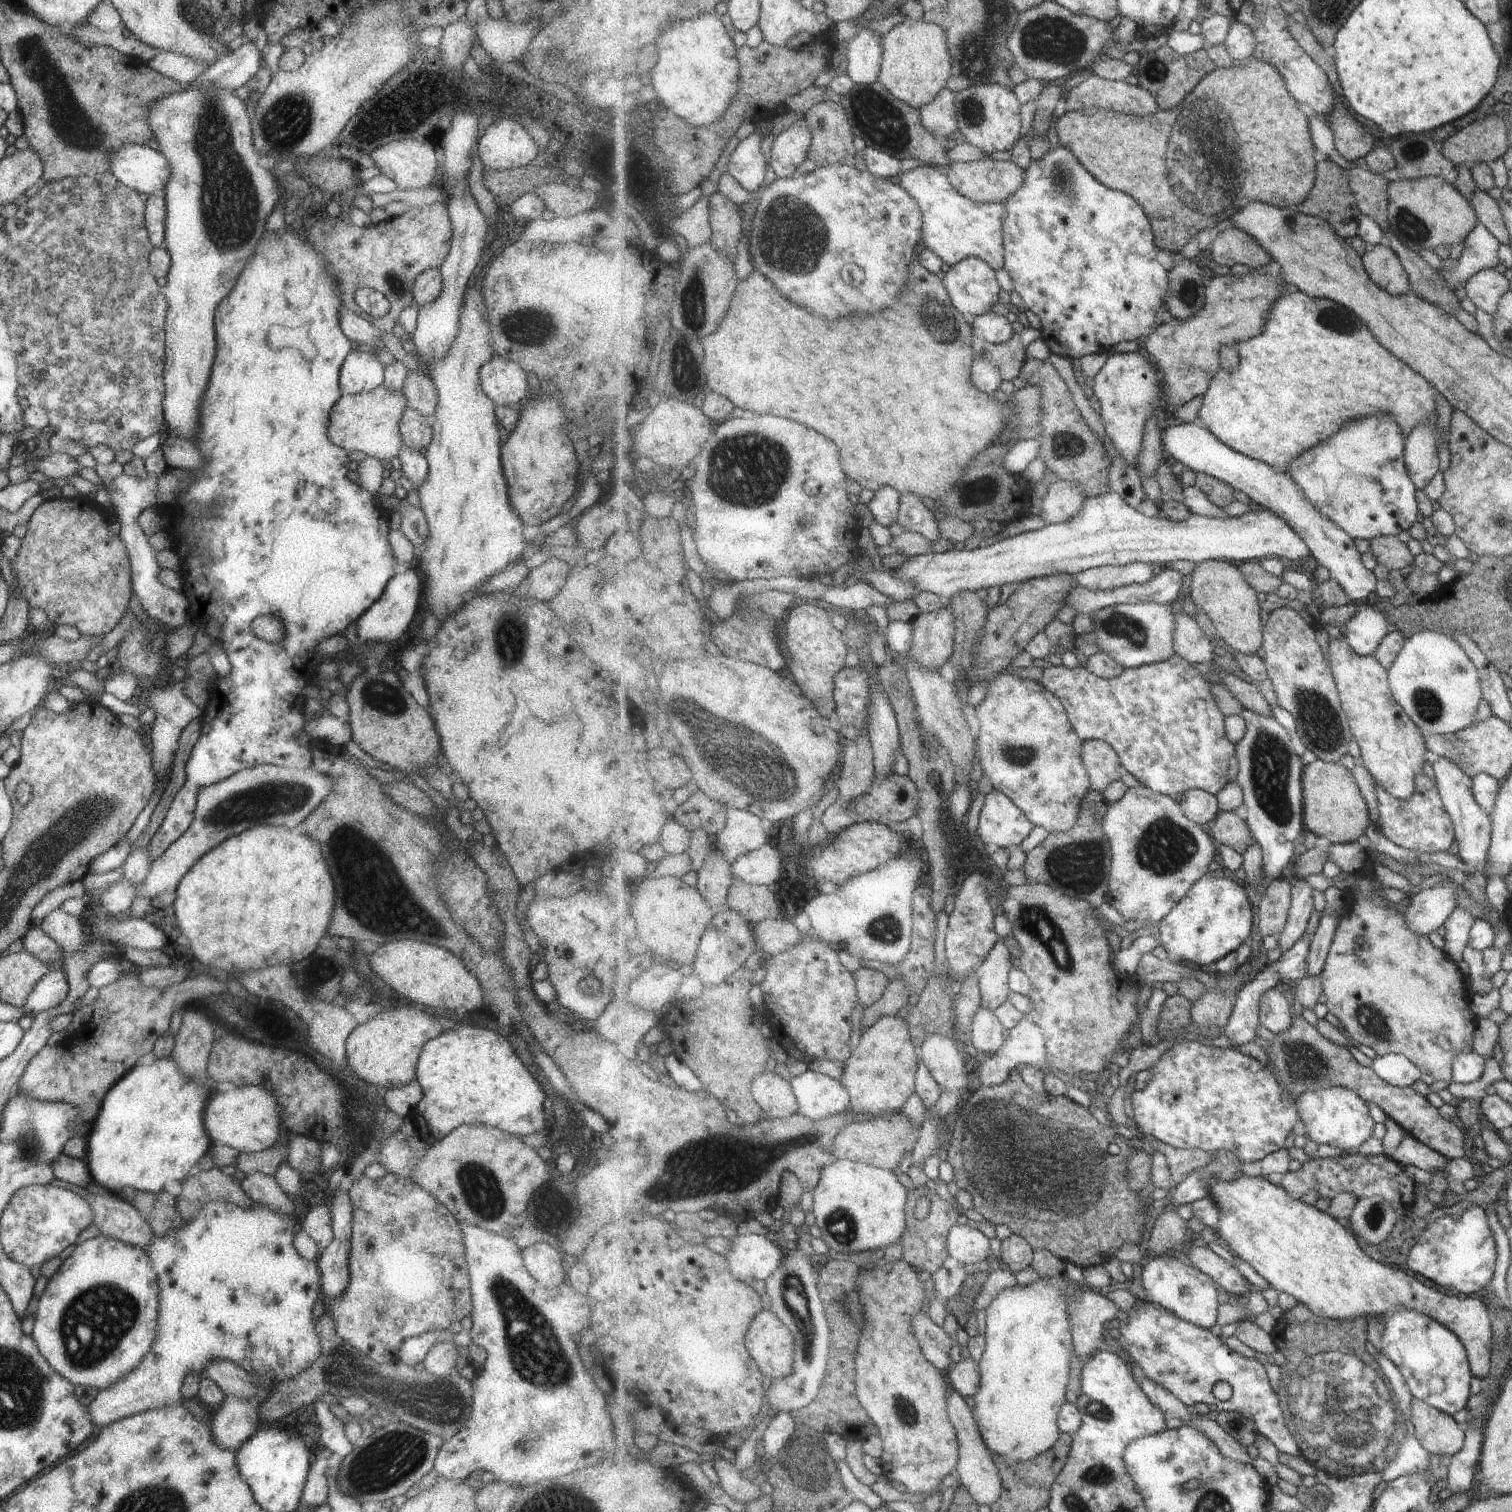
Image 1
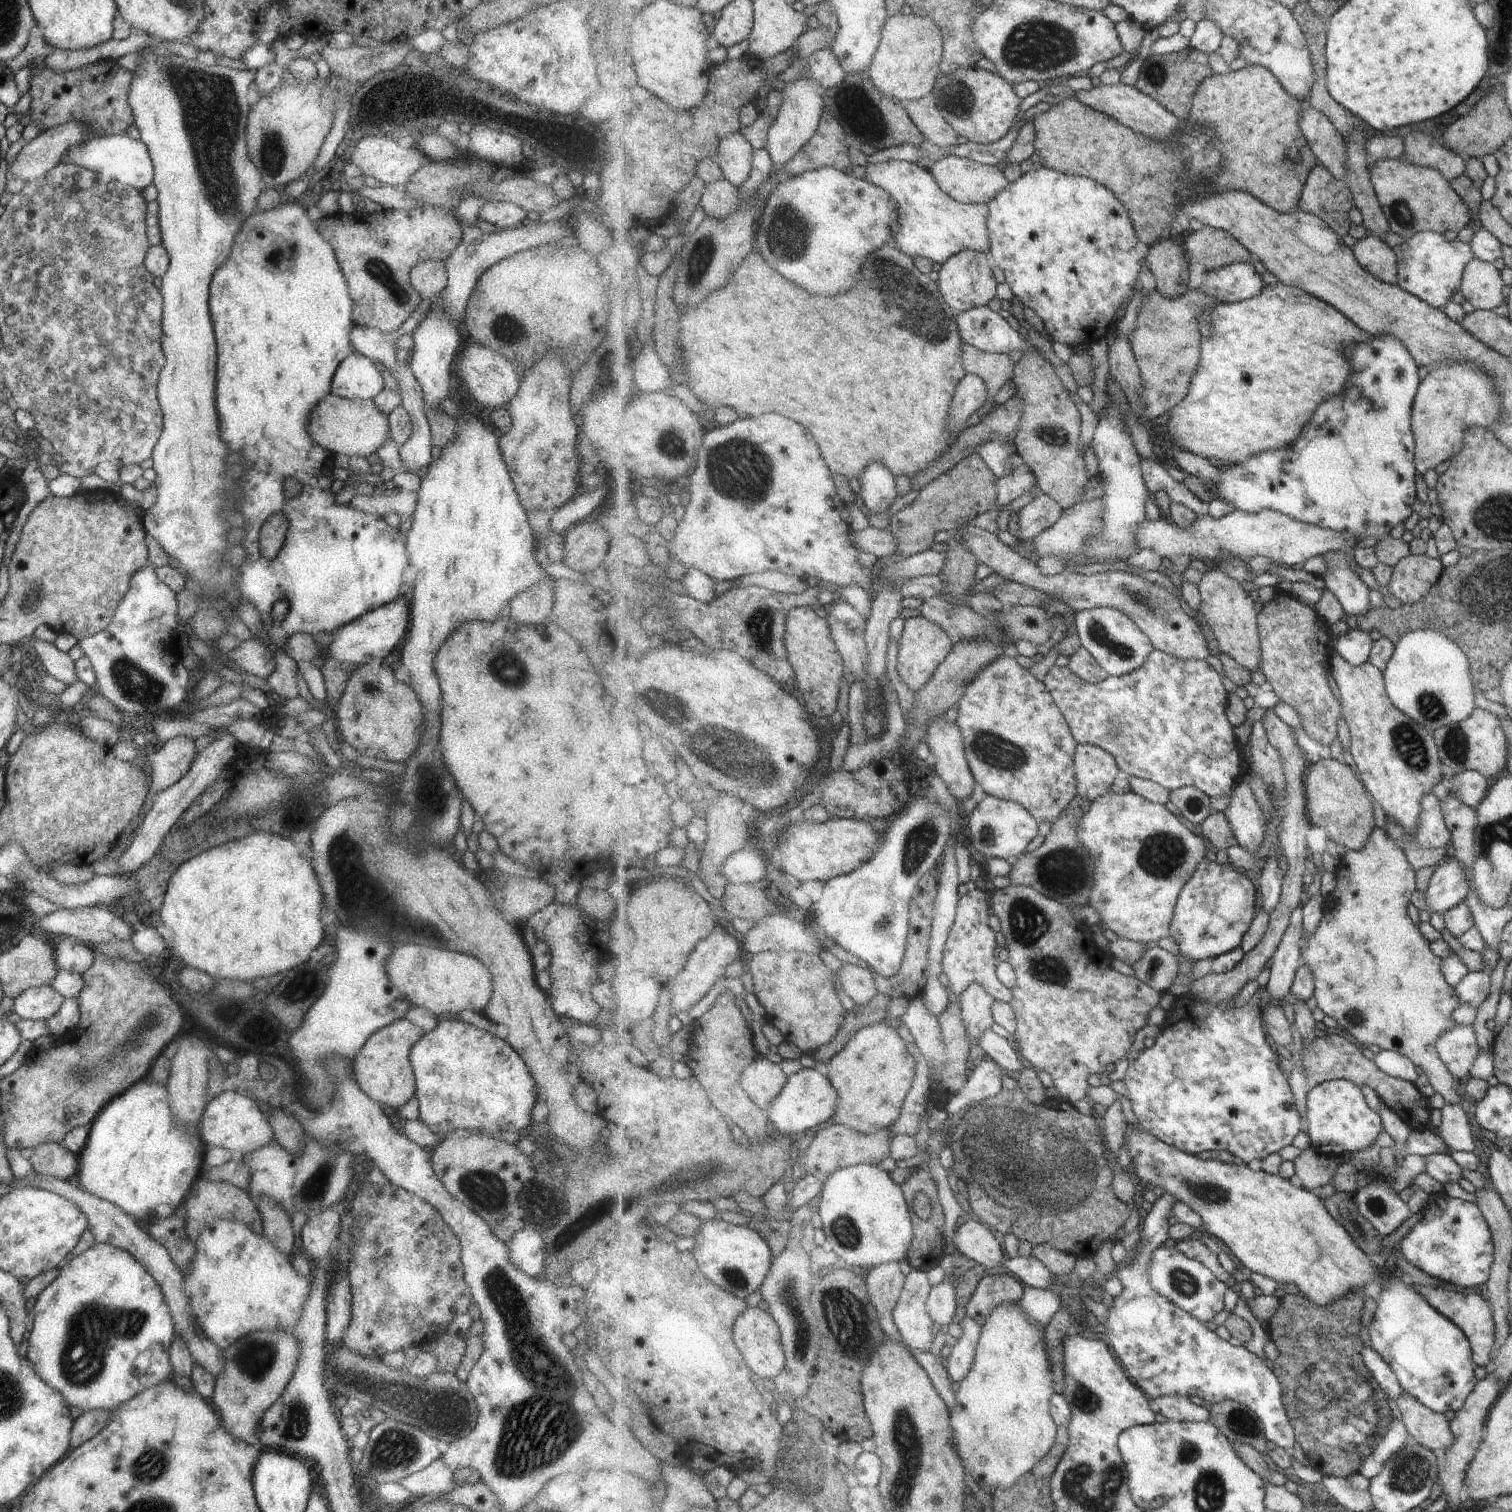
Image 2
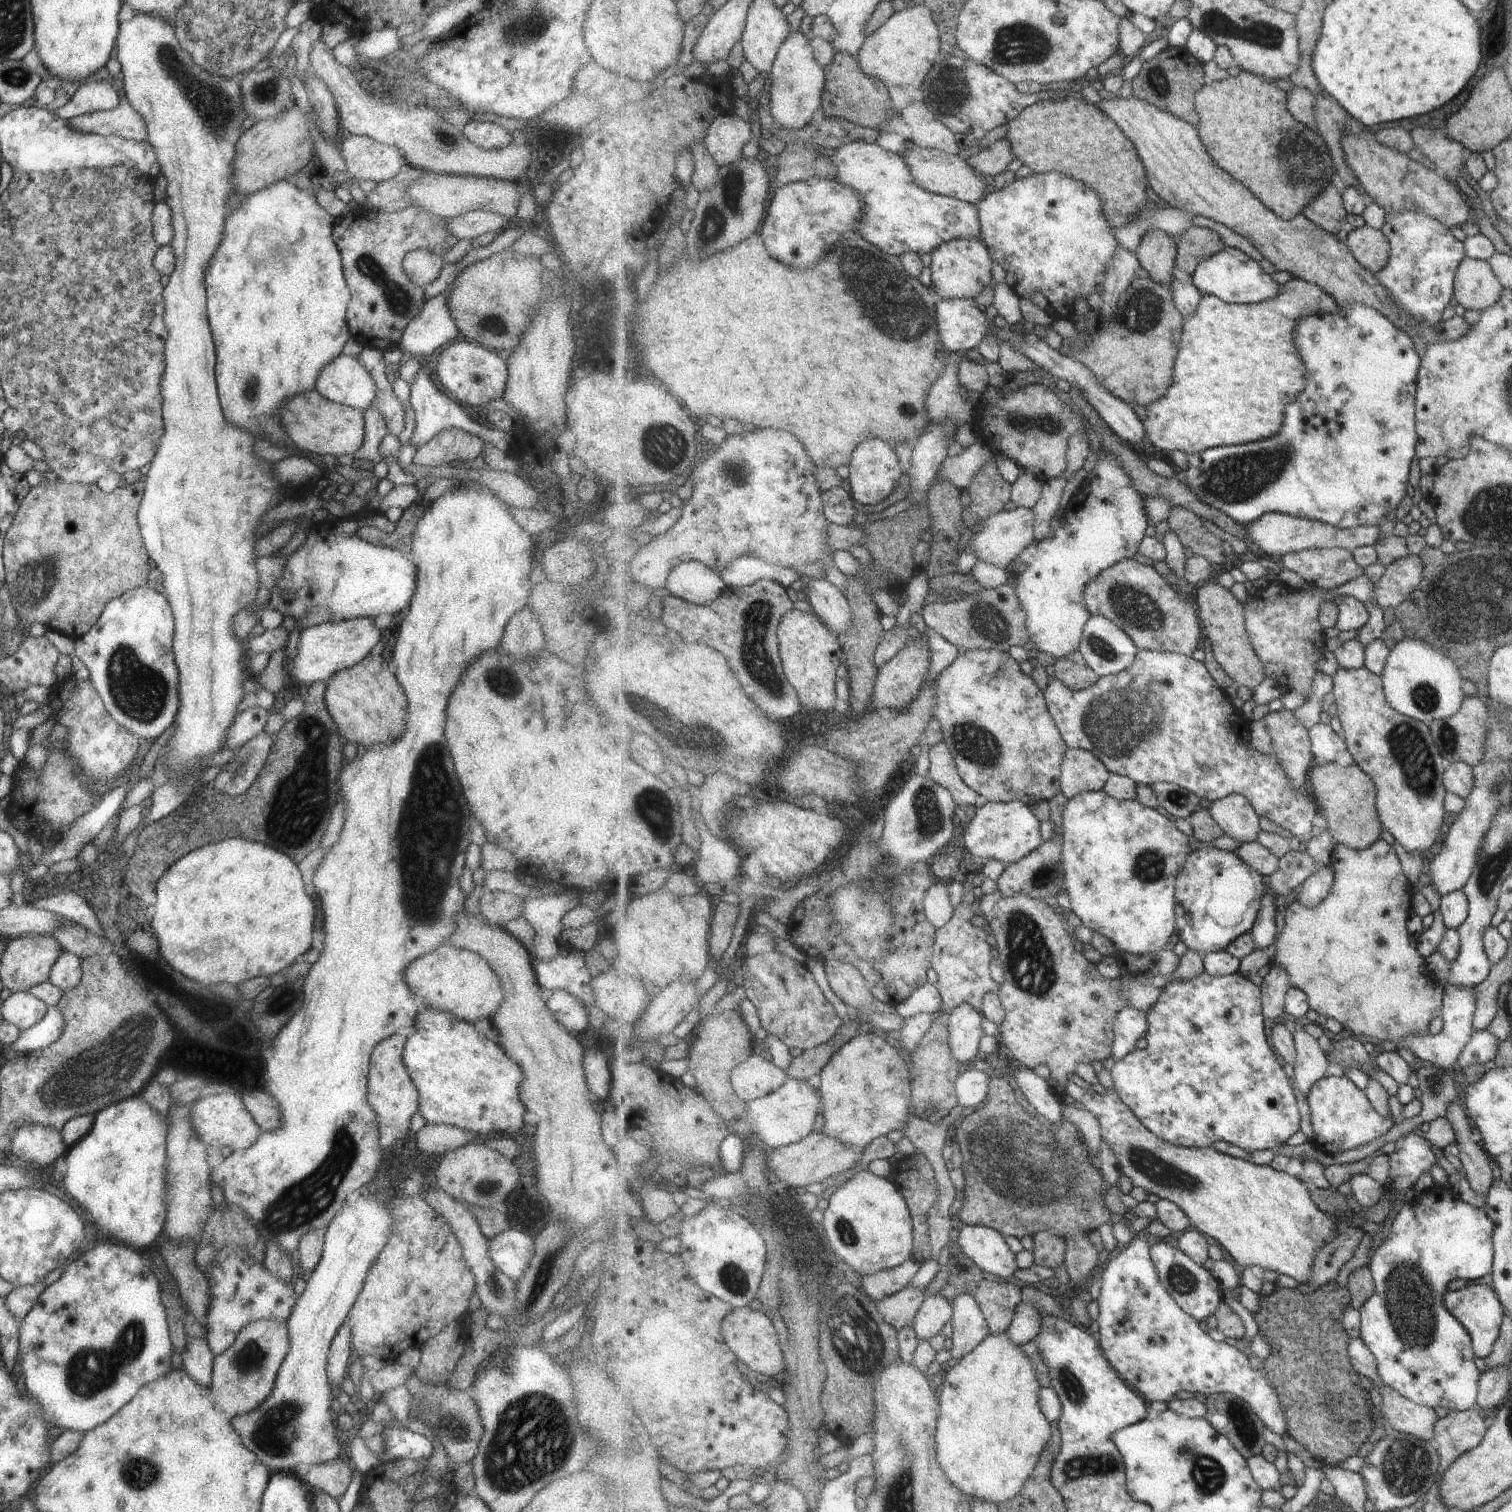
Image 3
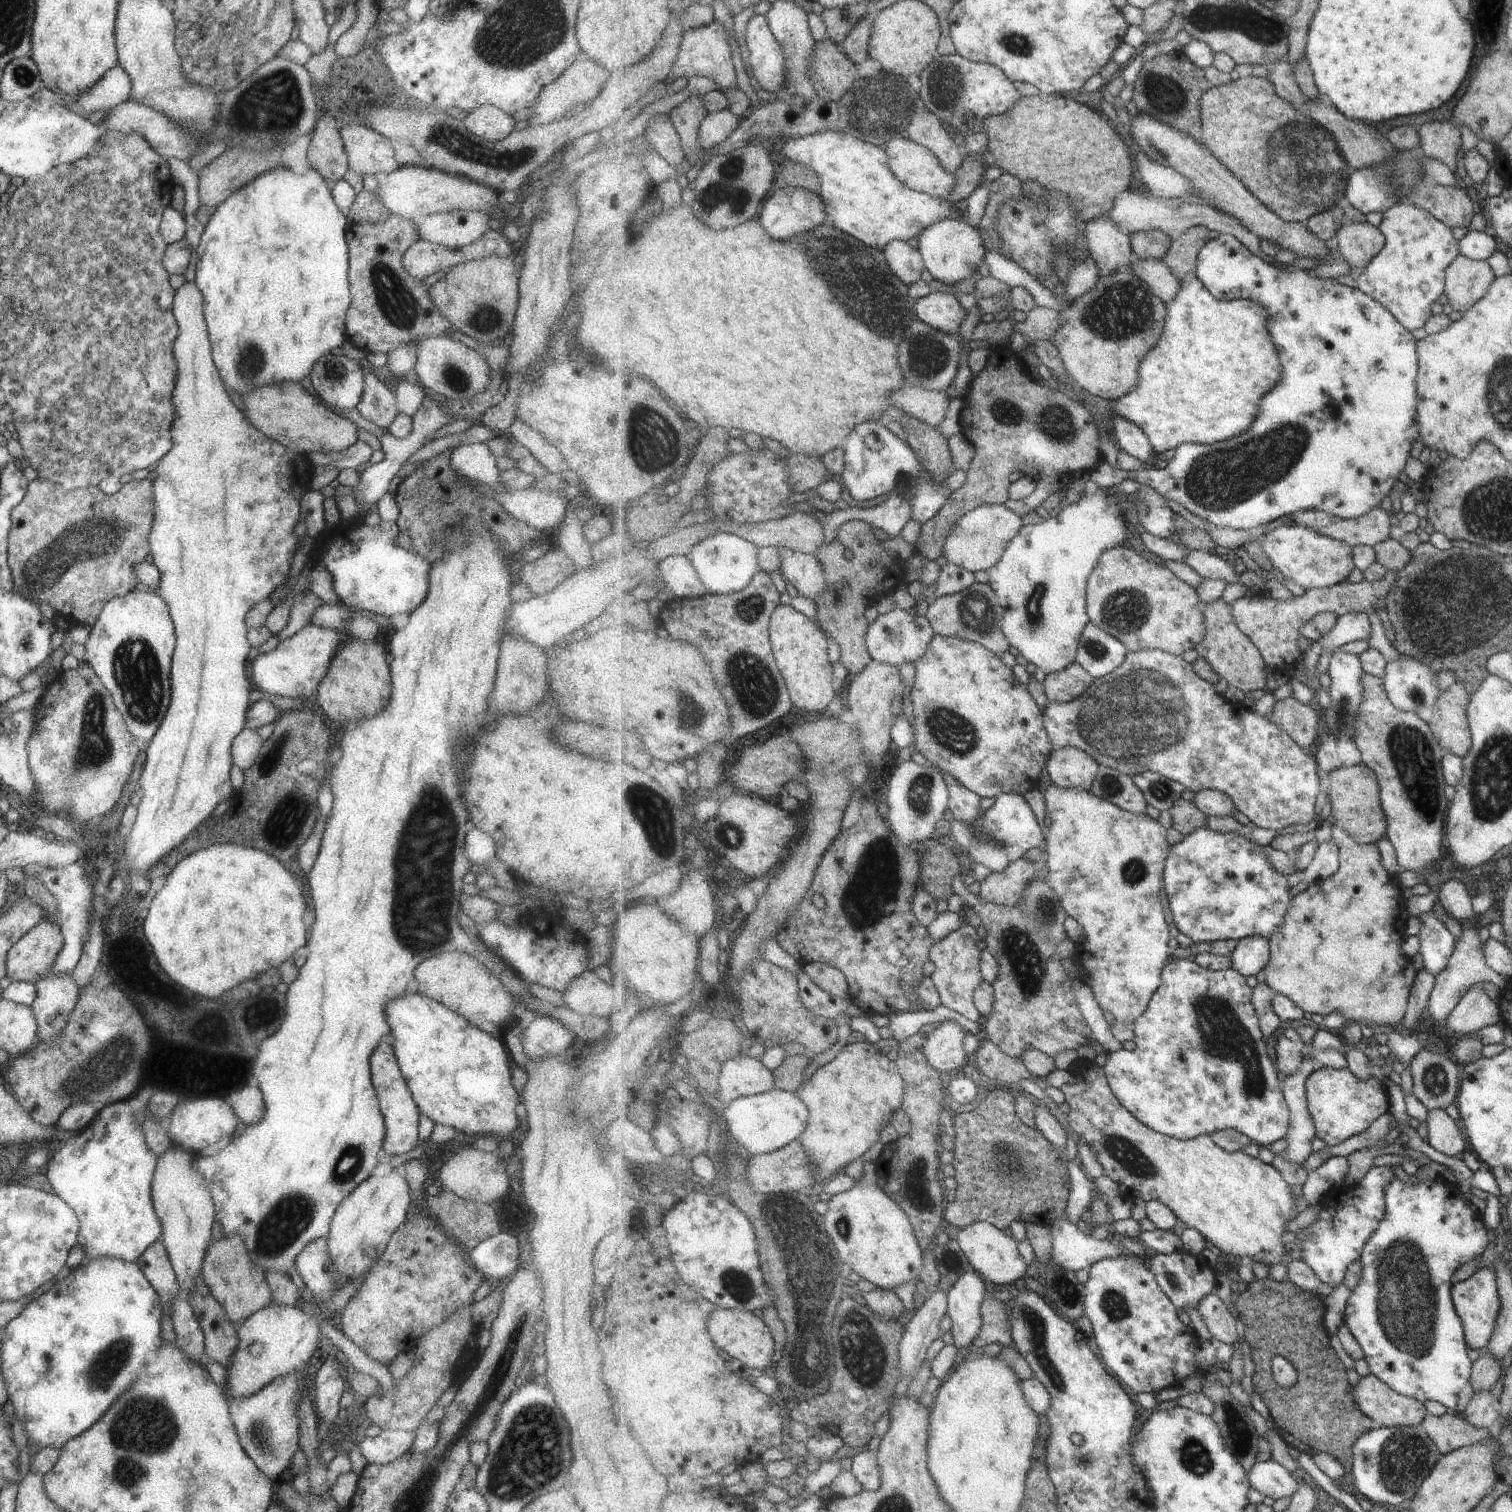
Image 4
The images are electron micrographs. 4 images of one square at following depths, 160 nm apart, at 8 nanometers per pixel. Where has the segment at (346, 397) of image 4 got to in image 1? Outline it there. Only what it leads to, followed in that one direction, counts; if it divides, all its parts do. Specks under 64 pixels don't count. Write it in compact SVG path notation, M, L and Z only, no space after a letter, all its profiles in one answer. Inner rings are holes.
M354 346L339 368L339 392L341 395L369 392L382 384L383 375L384 367L375 352Z

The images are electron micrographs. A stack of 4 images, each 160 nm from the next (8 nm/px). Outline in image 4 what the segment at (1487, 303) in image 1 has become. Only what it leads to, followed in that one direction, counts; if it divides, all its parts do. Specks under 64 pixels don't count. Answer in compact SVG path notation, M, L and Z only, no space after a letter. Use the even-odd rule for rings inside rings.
M1455 256L1453 261L1444 269L1443 297L1452 310L1463 313L1473 307L1473 304L1485 296L1491 282L1494 280L1489 266L1485 261L1473 261L1463 257Z

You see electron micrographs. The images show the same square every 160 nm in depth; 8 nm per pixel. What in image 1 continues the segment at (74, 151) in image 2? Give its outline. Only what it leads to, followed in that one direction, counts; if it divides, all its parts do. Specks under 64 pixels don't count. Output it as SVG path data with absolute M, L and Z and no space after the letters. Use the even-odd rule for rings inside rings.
M123 144L111 150L107 173L130 190L147 195L161 193L169 178L163 154L144 144Z

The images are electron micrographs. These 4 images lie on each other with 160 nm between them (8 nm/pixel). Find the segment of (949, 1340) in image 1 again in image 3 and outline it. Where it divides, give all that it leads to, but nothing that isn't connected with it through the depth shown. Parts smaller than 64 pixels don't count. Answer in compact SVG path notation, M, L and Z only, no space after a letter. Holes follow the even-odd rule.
M908 1286L893 1296L883 1298L881 1302L877 1302L877 1306L883 1312L885 1320L898 1331L905 1328L914 1329L915 1318L926 1299L923 1291L915 1286Z

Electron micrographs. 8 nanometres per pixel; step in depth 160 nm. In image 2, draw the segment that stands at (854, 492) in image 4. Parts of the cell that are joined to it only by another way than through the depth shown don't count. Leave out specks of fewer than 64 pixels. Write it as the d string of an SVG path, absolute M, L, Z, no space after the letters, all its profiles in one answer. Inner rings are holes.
M872 463L859 479L861 497L870 512L875 515L889 513L897 498L895 475L883 463Z

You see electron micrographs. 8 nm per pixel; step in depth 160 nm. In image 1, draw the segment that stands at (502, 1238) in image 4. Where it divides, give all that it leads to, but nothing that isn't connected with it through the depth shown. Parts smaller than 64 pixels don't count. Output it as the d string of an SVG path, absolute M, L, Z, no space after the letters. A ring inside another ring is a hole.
M545 1243L527 1245L521 1251L522 1263L528 1273L548 1287L556 1287L566 1281L561 1261L564 1257L559 1250Z

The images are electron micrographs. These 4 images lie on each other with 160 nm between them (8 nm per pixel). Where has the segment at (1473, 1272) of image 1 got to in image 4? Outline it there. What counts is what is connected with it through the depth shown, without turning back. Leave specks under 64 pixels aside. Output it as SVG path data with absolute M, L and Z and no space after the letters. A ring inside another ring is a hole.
M1393 1178L1393 1182L1387 1186L1386 1189L1386 1202L1387 1202L1387 1214L1383 1218L1383 1222L1379 1224L1377 1232L1369 1238L1367 1246L1365 1246L1365 1252L1361 1256L1362 1263L1362 1275L1357 1286L1351 1291L1351 1294L1347 1298L1345 1312L1343 1314L1344 1324L1351 1330L1353 1337L1361 1350L1363 1350L1366 1356L1366 1362L1370 1367L1370 1373L1377 1376L1380 1380L1383 1380L1388 1386L1391 1386L1393 1390L1398 1391L1399 1394L1407 1396L1407 1398L1413 1398L1421 1403L1425 1400L1435 1401L1443 1405L1447 1412L1461 1414L1466 1406L1470 1403L1471 1399L1471 1386L1469 1386L1469 1368L1471 1368L1471 1362L1467 1358L1467 1346L1466 1342L1463 1342L1463 1334L1461 1334L1461 1326L1459 1324L1459 1318L1457 1314L1453 1312L1454 1306L1451 1306L1449 1302L1449 1278L1451 1274L1455 1272L1457 1264L1465 1264L1469 1260L1479 1259L1485 1246L1490 1243L1490 1238L1485 1232L1485 1226L1481 1222L1481 1215L1473 1210L1469 1210L1461 1198L1461 1194L1455 1190L1455 1184L1447 1183L1441 1179L1422 1179L1417 1184L1403 1183L1398 1178Z

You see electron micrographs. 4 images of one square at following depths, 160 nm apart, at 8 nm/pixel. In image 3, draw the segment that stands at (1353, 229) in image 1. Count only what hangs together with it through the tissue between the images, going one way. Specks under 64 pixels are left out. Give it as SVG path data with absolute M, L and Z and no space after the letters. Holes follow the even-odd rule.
M1335 185L1325 187L1316 197L1313 197L1304 206L1302 213L1335 236L1347 228L1348 212L1344 207L1342 189Z

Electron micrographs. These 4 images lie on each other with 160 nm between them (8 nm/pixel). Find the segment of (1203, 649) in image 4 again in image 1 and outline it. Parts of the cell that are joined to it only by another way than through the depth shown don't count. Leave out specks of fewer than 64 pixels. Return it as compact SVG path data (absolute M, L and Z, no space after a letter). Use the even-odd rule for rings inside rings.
M1208 560L1198 565L1192 574L1190 596L1199 609L1207 614L1225 643L1243 654L1257 652L1264 643L1264 627L1257 591L1247 582L1239 564L1231 561Z

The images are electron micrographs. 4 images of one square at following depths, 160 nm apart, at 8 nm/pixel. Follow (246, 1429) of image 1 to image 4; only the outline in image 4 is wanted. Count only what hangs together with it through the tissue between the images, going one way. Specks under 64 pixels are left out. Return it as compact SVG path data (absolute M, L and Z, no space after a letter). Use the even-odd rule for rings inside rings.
M270 1304L241 1321L236 1328L237 1346L227 1369L227 1388L222 1392L223 1397L229 1400L251 1396L277 1376L305 1369L313 1351L322 1342L319 1333L321 1318L321 1312L313 1316L294 1306Z

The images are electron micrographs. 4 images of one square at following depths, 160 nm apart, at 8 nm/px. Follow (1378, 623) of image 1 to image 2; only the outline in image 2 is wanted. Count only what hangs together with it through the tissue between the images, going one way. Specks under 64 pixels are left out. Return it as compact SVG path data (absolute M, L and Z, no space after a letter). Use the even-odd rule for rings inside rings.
M1350 629L1338 637L1337 652L1342 654L1344 659L1355 666L1361 666L1370 660L1374 641L1369 633L1360 629Z

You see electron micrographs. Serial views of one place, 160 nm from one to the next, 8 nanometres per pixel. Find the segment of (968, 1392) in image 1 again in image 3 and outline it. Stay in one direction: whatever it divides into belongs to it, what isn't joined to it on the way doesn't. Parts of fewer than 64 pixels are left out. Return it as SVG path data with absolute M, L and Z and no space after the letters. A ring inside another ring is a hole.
M963 1292L951 1296L953 1305L953 1334L951 1354L962 1359L977 1348L990 1334L987 1320L973 1298L973 1292Z

